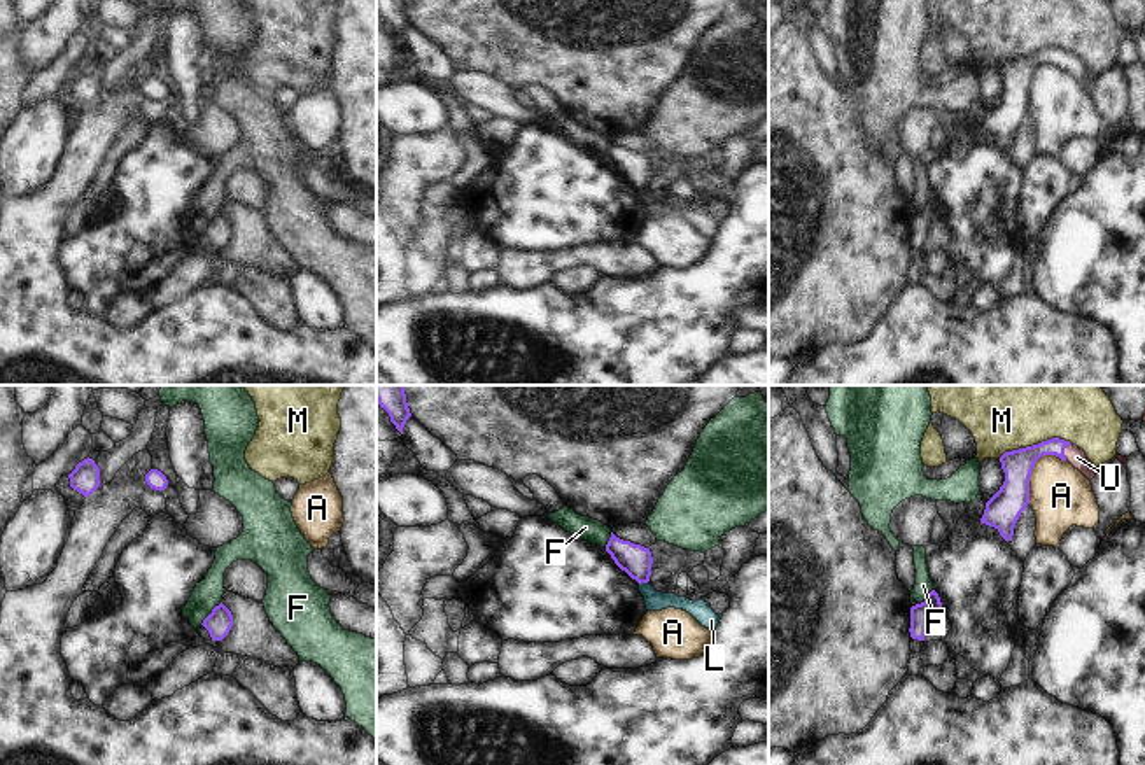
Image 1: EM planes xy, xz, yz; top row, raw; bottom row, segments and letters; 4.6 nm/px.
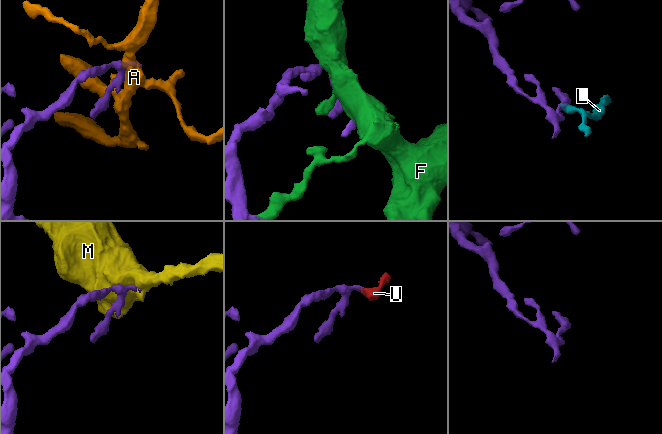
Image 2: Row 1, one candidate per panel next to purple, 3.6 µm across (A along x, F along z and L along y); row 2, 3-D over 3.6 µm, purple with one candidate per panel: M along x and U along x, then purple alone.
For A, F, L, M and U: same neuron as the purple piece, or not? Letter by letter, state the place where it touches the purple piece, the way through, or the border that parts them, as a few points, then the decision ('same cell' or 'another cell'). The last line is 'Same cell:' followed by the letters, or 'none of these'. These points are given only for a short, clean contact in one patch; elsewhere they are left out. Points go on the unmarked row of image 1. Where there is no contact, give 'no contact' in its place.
A: contact yz (1033, 74); another cell
F: contact xy (210, 221); border xy (221, 209), (200, 231); another cell
L: contact xz (643, 189); border xz (648, 188), (639, 193); another cell
M: contact yz (1039, 51); another cell
U: contact yz (1063, 60); way yz (1018, 72), (1042, 56), (1063, 60), (1077, 65); same cell
Same cell: U

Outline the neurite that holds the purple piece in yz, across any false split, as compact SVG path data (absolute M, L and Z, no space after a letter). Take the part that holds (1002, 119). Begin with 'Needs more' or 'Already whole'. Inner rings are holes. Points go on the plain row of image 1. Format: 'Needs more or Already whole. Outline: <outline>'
Needs more. Outline: M1059 46L1005 60L1000 65L1005 89L986 110L980 126L980 131L994 135L1005 149L1012 149L1014 135L1029 112L1029 84L1035 70L1043 63L1056 63L1061 68L1068 68L1087 88L1096 84L1098 75L1087 67L1085 60Z

